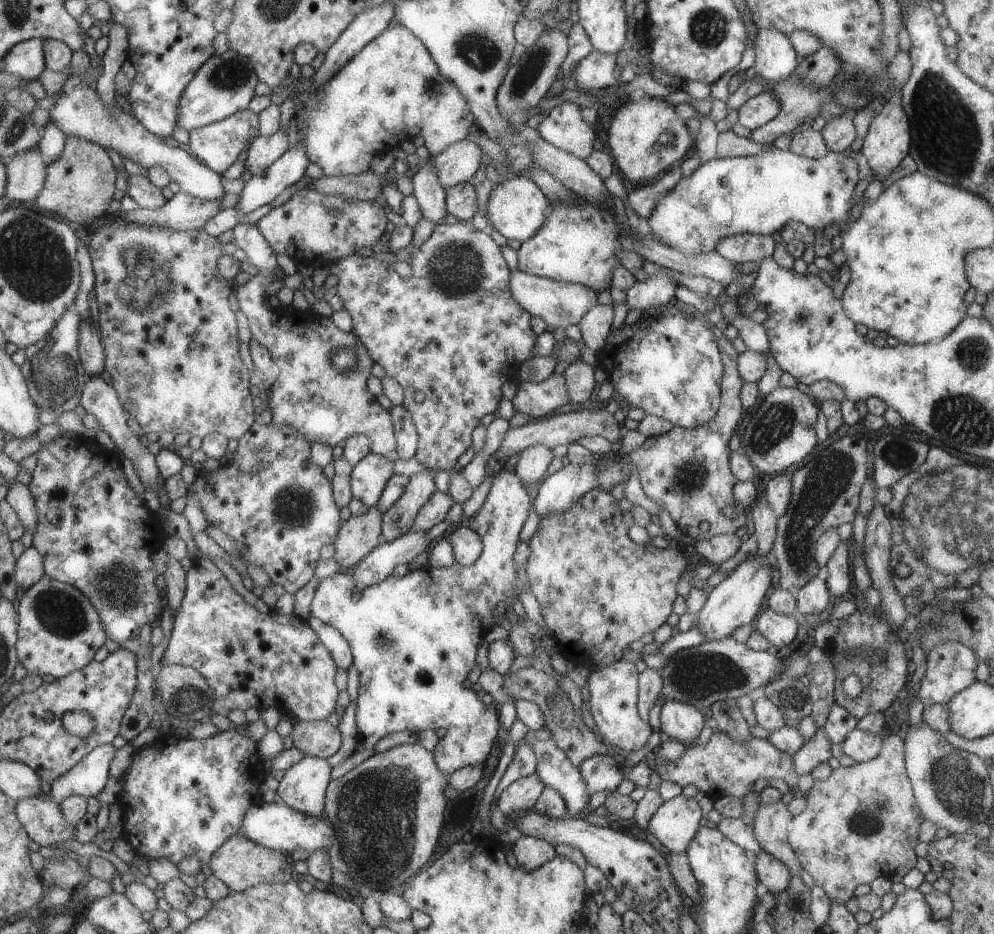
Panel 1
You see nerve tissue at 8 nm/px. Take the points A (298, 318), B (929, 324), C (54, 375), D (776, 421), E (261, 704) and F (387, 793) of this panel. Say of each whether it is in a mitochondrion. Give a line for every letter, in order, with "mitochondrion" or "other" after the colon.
A: other
B: other
C: mitochondrion
D: mitochondrion
E: other
F: mitochondrion

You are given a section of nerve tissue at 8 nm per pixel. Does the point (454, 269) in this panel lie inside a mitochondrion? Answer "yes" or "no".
yes

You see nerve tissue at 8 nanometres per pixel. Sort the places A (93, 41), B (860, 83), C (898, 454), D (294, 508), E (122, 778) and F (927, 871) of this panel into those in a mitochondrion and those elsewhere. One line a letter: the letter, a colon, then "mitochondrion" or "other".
A: other
B: mitochondrion
C: mitochondrion
D: mitochondrion
E: other
F: other

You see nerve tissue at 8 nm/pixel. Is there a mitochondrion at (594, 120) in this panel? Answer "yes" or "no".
no

